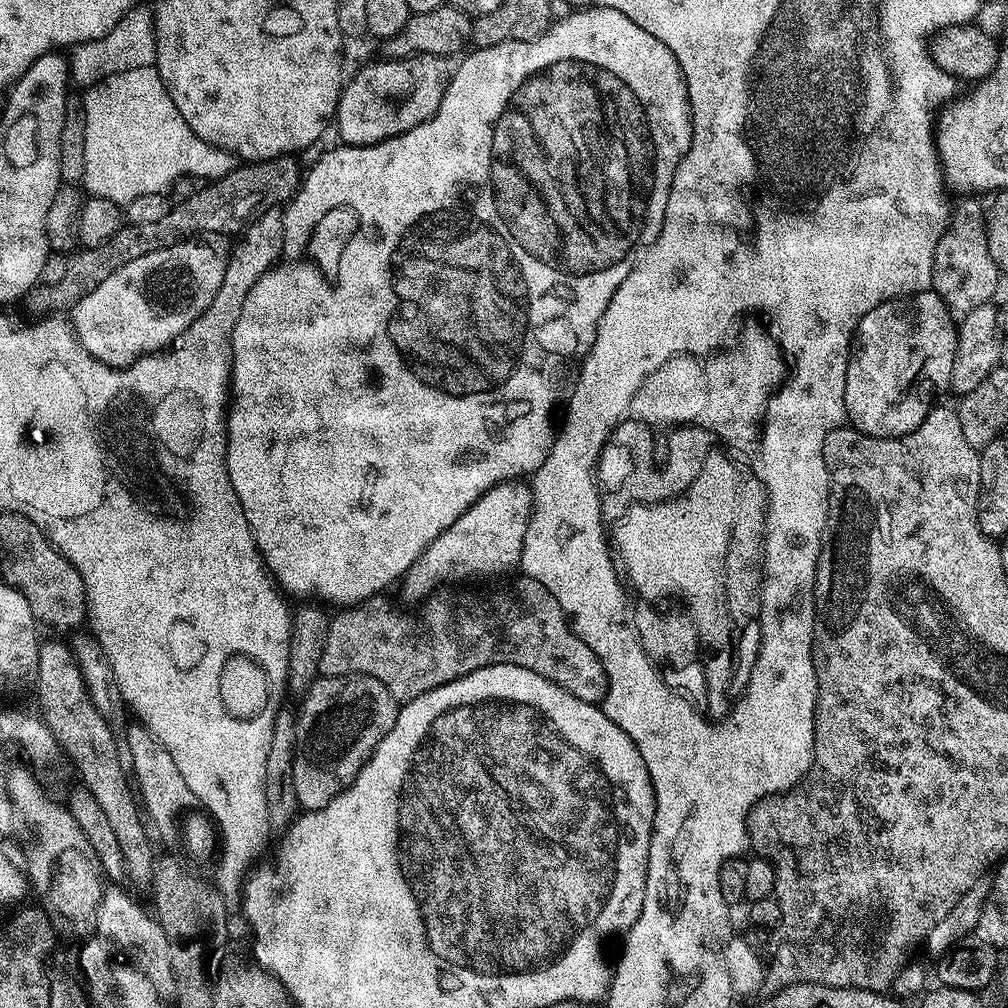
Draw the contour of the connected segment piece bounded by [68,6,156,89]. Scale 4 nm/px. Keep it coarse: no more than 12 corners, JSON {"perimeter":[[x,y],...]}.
{"perimeter":[[151,7],[128,11],[102,38],[75,45],[70,80],[89,88],[156,62]]}

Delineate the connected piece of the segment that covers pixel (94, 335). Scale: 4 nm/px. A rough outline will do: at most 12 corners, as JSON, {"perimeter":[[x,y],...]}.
{"perimeter":[[220,238],[114,270],[71,305],[112,368],[167,349],[214,302]]}

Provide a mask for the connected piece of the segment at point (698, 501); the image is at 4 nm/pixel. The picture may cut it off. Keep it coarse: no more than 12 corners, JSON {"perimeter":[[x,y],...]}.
{"perimeter":[[713,450],[682,495],[610,532],[640,592],[672,592],[715,644],[737,461]]}

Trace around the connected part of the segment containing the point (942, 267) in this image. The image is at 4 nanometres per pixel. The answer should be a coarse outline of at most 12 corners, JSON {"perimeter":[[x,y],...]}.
{"perimeter":[[957,203],[934,256],[931,291],[961,317],[1000,279],[985,205]]}

